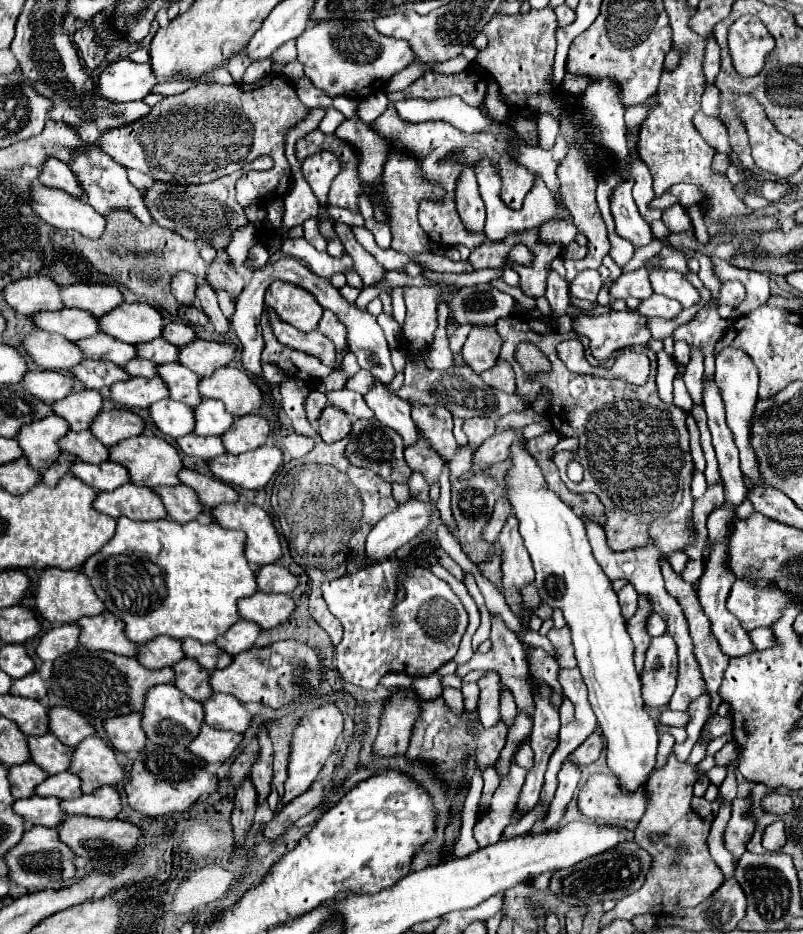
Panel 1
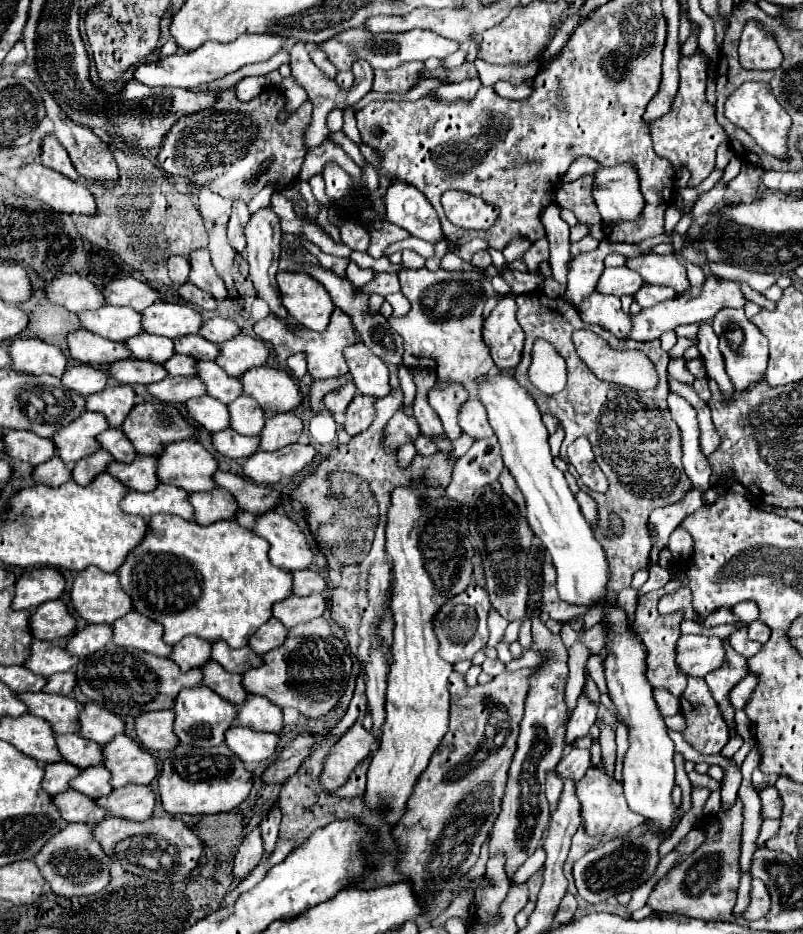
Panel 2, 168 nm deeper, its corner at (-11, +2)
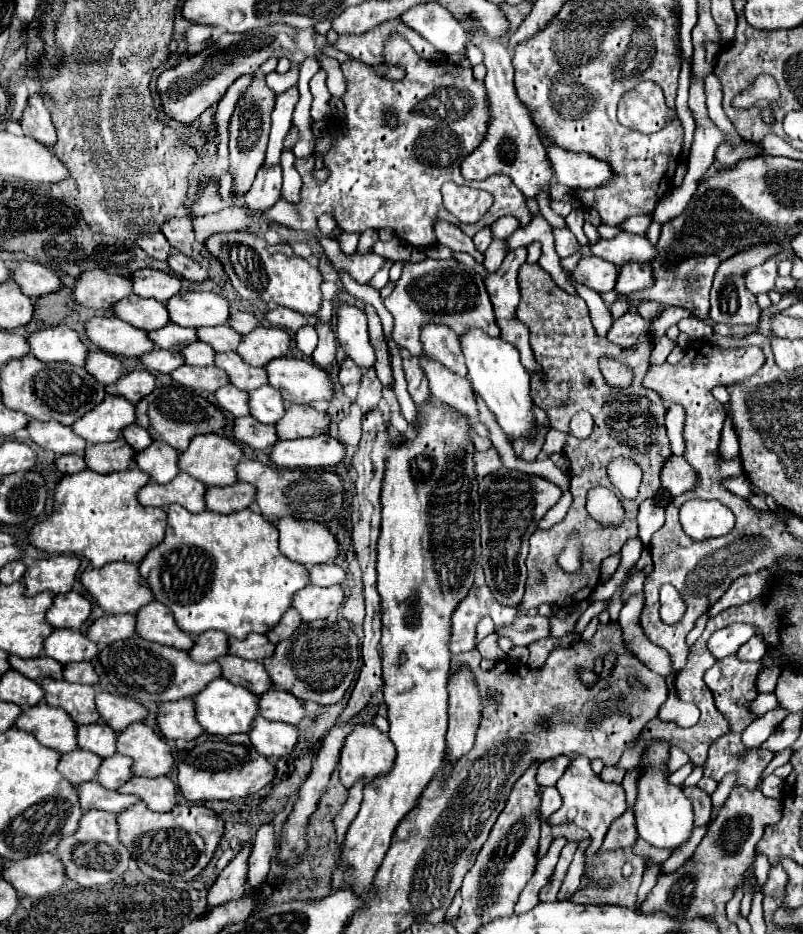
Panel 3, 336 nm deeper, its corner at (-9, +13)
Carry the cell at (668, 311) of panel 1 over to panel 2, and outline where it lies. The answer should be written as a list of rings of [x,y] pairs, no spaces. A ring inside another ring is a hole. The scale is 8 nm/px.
[[[643,284],[635,294],[633,300],[641,306],[641,308],[649,308],[655,306],[657,302],[663,302],[667,298],[673,298],[677,292],[671,290],[669,286],[653,286],[653,284]]]

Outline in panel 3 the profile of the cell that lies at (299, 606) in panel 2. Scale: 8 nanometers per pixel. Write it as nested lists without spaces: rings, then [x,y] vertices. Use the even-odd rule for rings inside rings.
[[[307,585],[297,595],[293,595],[293,607],[299,611],[303,621],[327,619],[329,613],[337,611],[345,601],[343,589],[339,585],[333,587],[317,587]]]

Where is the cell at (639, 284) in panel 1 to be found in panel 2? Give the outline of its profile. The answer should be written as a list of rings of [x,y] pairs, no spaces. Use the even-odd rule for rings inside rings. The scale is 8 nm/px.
[[[625,266],[605,268],[597,282],[597,292],[623,296],[623,294],[635,294],[639,286],[643,286],[643,278],[639,278],[639,274],[627,270]]]

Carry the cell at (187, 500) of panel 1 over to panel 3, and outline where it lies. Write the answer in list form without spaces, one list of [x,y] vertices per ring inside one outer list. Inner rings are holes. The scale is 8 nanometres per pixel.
[[[237,481],[227,487],[207,487],[205,505],[215,513],[235,513],[249,507],[253,497],[255,497],[255,487]]]

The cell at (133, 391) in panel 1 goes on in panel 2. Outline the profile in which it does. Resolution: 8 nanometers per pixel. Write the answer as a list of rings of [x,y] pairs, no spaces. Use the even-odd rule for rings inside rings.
[[[167,376],[163,382],[155,382],[147,388],[161,402],[187,402],[207,394],[203,380],[195,376]]]

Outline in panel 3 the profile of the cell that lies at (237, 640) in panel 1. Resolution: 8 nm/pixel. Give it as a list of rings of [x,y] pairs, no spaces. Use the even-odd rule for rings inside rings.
[[[289,609],[283,617],[281,617],[281,623],[277,627],[273,627],[273,631],[267,631],[265,637],[271,641],[271,643],[279,643],[283,639],[287,639],[297,627],[301,625],[301,617],[295,609]]]

